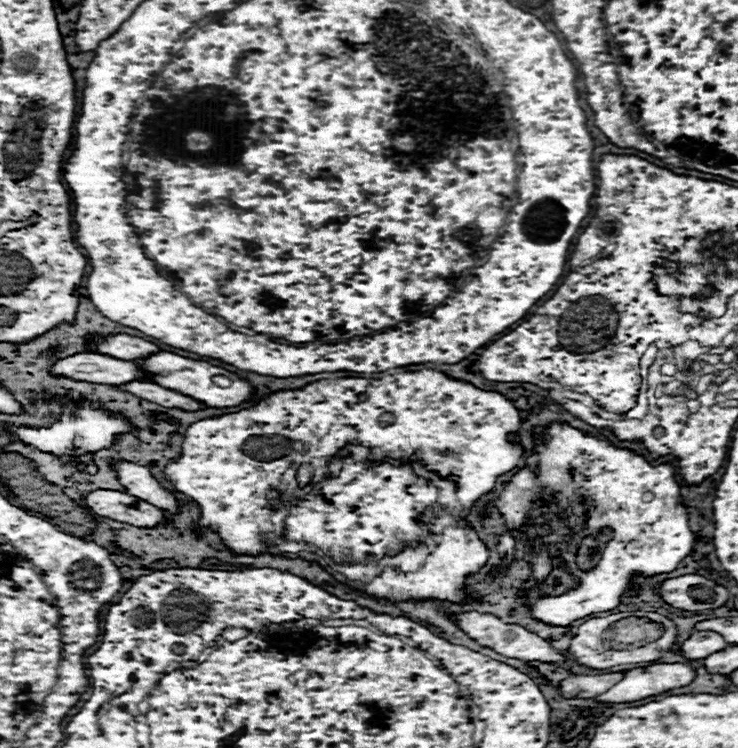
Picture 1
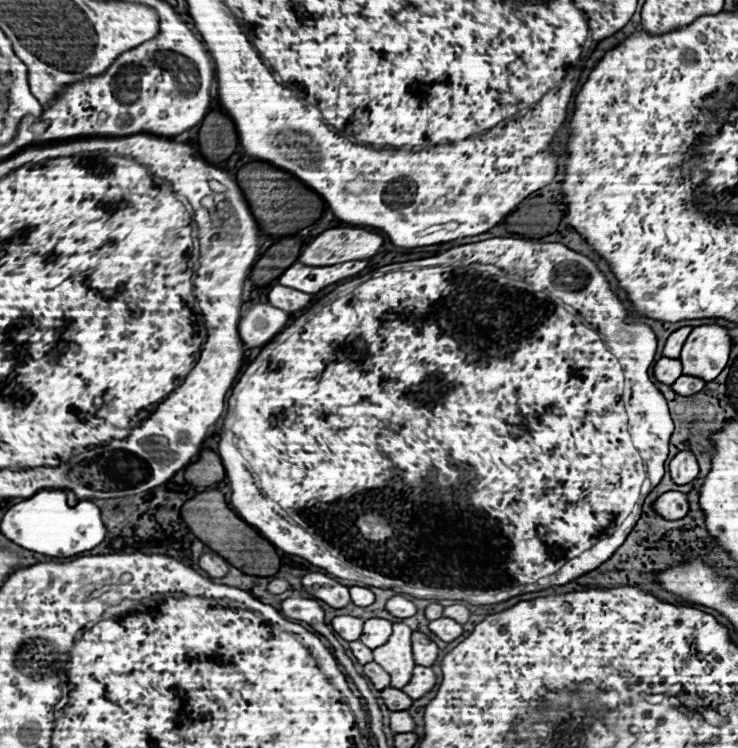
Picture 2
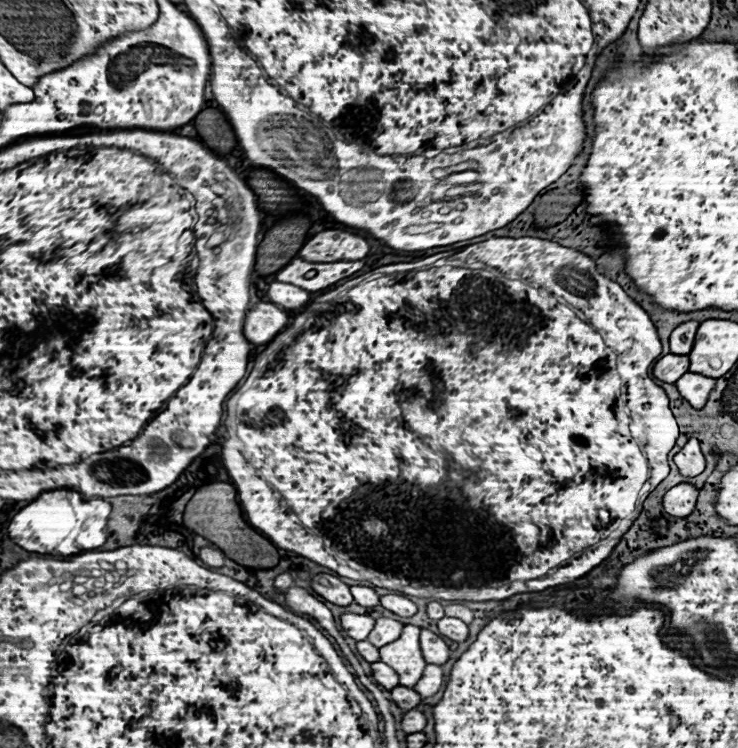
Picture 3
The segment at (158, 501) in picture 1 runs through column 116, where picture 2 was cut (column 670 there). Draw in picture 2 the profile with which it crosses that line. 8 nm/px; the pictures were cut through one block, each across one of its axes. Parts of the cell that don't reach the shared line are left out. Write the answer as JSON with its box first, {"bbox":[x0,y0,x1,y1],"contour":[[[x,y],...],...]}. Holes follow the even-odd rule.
{"bbox":[670,452,698,486],"contour":[[[678,452],[670,460],[670,476],[672,476],[672,482],[678,486],[692,482],[698,476],[698,462],[696,462],[694,454],[692,452]]]}

